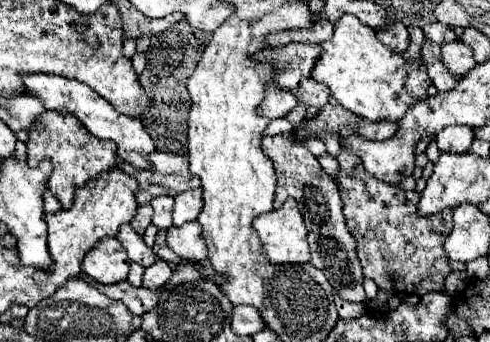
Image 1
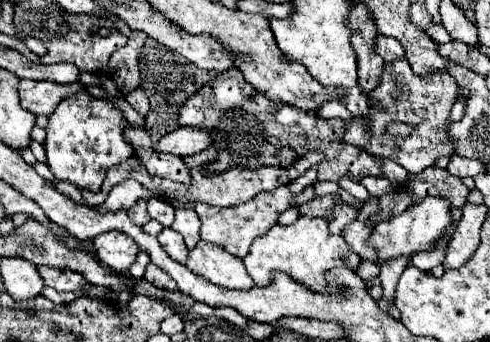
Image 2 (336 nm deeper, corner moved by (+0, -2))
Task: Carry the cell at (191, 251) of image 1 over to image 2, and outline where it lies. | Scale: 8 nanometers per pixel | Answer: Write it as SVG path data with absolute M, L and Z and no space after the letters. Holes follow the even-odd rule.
M198 241L198 245L190 249L186 267L198 273L200 277L208 279L210 283L216 283L226 289L254 287L254 281L248 277L242 259L230 255L222 247L208 241Z

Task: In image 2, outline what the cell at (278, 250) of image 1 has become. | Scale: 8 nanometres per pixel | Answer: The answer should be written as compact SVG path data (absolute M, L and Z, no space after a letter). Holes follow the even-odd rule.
M302 215L298 221L290 225L276 223L274 227L270 227L266 235L258 237L252 243L250 253L242 261L246 265L248 275L254 279L256 285L270 283L272 271L284 271L286 275L292 275L296 281L300 281L308 289L328 293L332 289L324 283L324 271L334 269L334 267L348 267L356 271L360 257L348 247L342 235L330 233L328 221L324 217Z

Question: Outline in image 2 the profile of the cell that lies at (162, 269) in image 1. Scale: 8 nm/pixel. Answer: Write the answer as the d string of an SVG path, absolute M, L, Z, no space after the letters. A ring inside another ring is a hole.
M150 263L148 267L146 267L146 273L144 273L144 279L148 281L148 283L152 283L154 287L160 287L160 289L166 289L166 291L170 291L170 293L174 293L174 291L178 291L178 287L176 287L176 281L168 275L168 273L164 273L162 269L158 269L154 263Z

